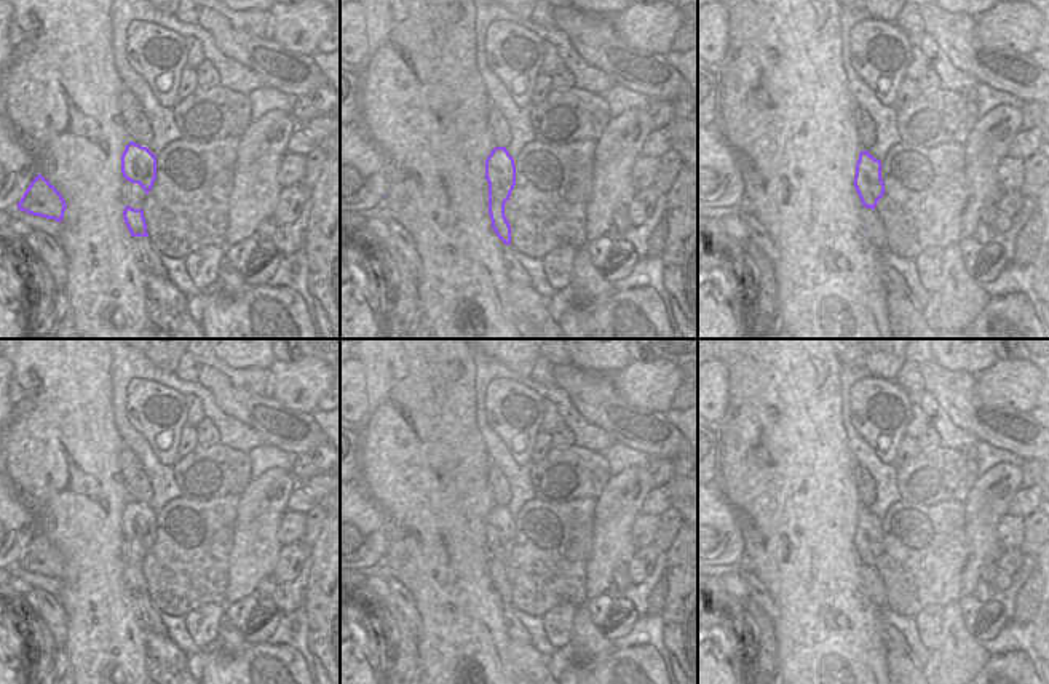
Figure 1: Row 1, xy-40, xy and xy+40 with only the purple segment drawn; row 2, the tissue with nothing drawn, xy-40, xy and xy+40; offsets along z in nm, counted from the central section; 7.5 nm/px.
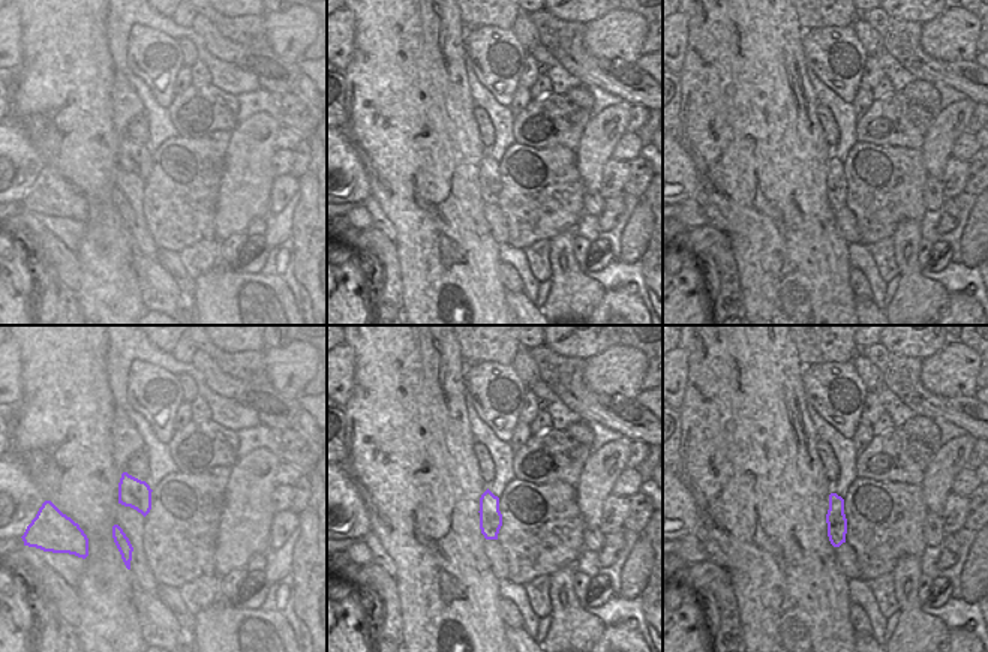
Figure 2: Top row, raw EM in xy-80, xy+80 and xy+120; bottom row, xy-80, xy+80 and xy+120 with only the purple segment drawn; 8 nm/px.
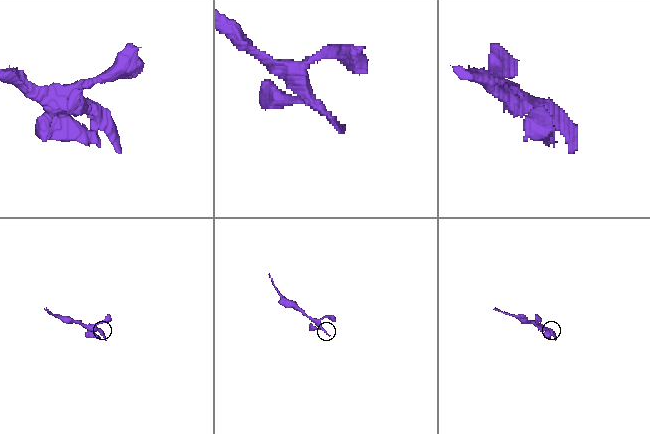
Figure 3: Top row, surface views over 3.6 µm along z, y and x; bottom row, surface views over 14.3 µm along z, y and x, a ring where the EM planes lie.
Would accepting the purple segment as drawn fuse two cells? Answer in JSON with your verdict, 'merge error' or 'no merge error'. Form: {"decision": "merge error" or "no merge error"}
{"decision": "merge error"}

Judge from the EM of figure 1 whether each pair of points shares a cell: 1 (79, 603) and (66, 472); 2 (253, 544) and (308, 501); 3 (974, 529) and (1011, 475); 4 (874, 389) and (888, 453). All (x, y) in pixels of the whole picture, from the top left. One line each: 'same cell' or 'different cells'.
1: same cell
2: different cells
3: same cell
4: same cell

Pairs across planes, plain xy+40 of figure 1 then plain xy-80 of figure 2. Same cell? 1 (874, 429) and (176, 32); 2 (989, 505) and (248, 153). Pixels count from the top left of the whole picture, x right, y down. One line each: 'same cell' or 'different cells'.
1: different cells
2: same cell

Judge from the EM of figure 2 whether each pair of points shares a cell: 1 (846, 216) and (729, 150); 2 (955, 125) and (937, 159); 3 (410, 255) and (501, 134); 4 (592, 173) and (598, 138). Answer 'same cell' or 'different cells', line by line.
1: different cells
2: same cell
3: different cells
4: same cell

